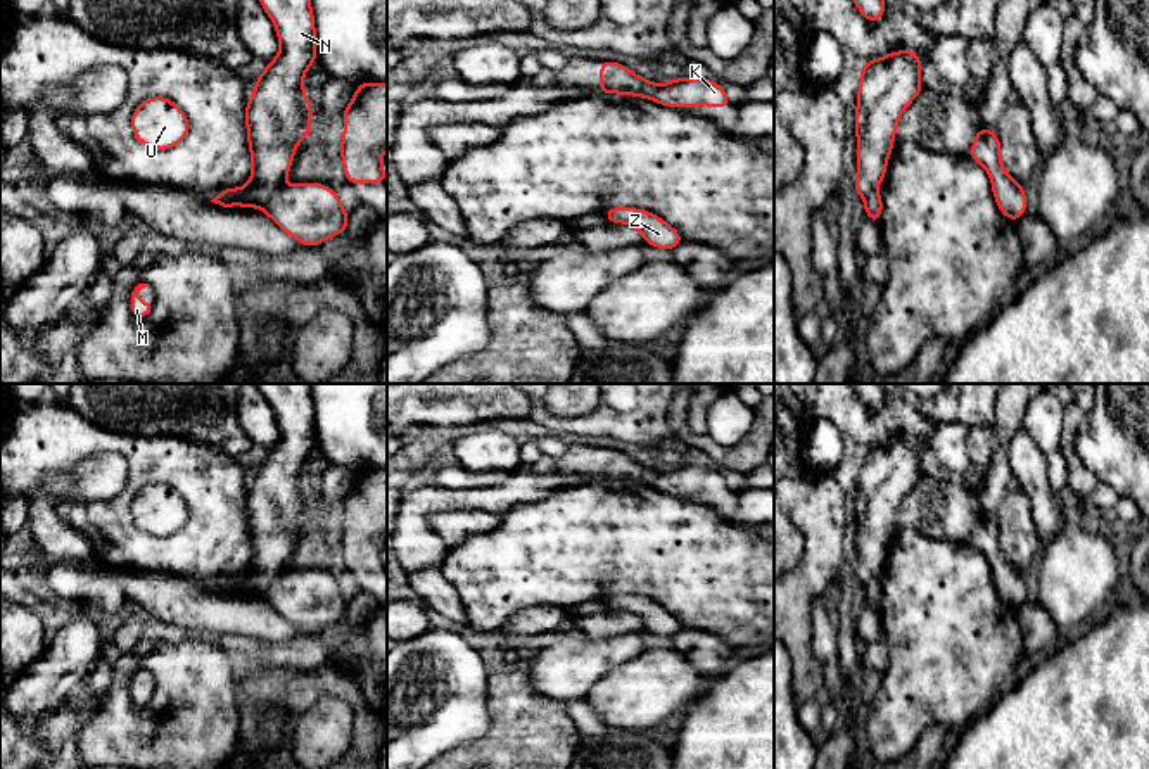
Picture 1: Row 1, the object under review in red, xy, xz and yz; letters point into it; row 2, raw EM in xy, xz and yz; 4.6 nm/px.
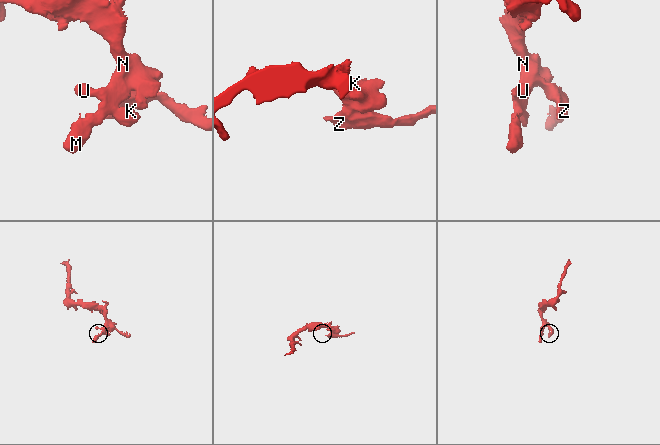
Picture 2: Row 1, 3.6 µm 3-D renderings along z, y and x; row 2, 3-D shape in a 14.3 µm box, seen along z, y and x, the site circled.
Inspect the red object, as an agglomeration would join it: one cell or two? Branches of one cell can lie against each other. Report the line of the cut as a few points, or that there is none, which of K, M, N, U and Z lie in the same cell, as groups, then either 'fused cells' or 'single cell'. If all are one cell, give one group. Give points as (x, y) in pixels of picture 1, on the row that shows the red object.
cut in xy along (280, 185), (260, 206); K / M N U Z; fused cells

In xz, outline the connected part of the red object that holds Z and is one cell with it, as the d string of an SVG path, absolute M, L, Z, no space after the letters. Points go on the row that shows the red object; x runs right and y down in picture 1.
M612 207L603 213L610 223L627 223L643 233L644 244L672 251L684 242L682 235L657 214L634 207Z

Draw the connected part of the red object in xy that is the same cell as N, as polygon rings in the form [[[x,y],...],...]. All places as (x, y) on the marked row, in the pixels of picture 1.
[[[259,0],[275,24],[280,40],[278,55],[257,76],[254,93],[245,105],[247,138],[252,157],[252,175],[242,188],[225,188],[211,202],[223,209],[232,204],[261,207],[283,183],[292,166],[297,143],[309,138],[313,105],[302,78],[316,62],[316,31],[311,0]]]

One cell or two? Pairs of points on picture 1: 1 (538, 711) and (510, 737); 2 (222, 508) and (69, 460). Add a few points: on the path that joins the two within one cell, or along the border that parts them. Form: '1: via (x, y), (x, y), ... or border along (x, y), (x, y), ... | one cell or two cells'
1: via (531, 718), (517, 731) | one cell
2: via (184, 470), (173, 460), (152, 460), (107, 443) | one cell

